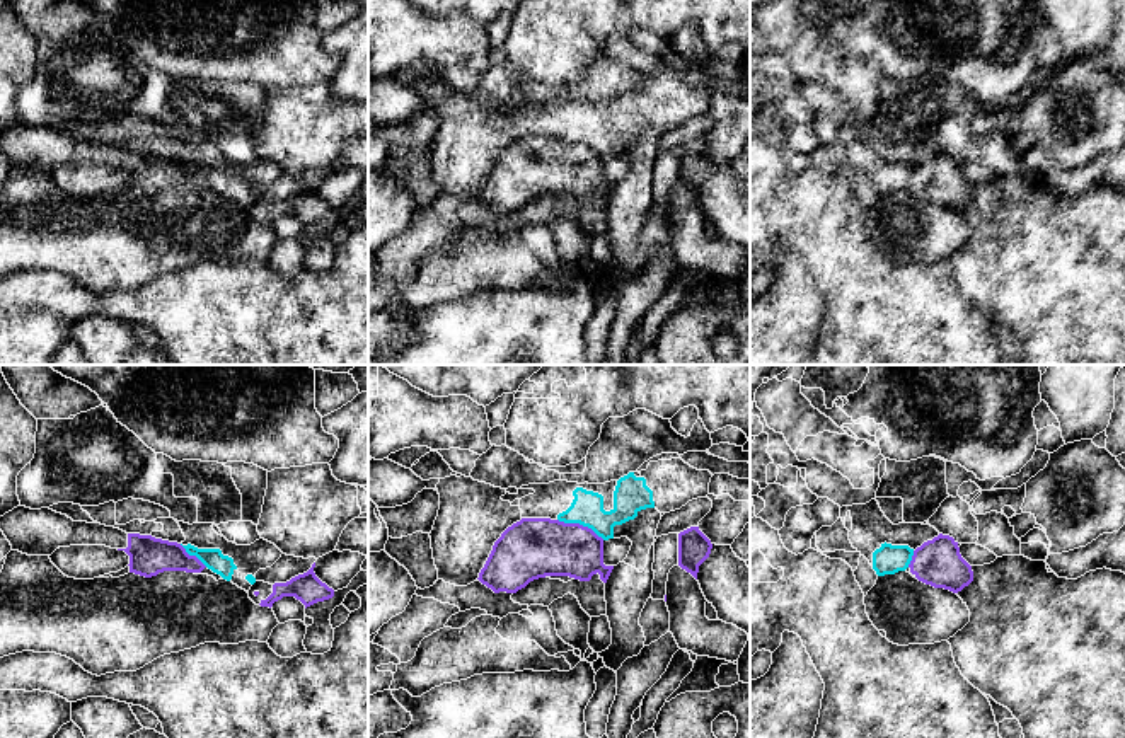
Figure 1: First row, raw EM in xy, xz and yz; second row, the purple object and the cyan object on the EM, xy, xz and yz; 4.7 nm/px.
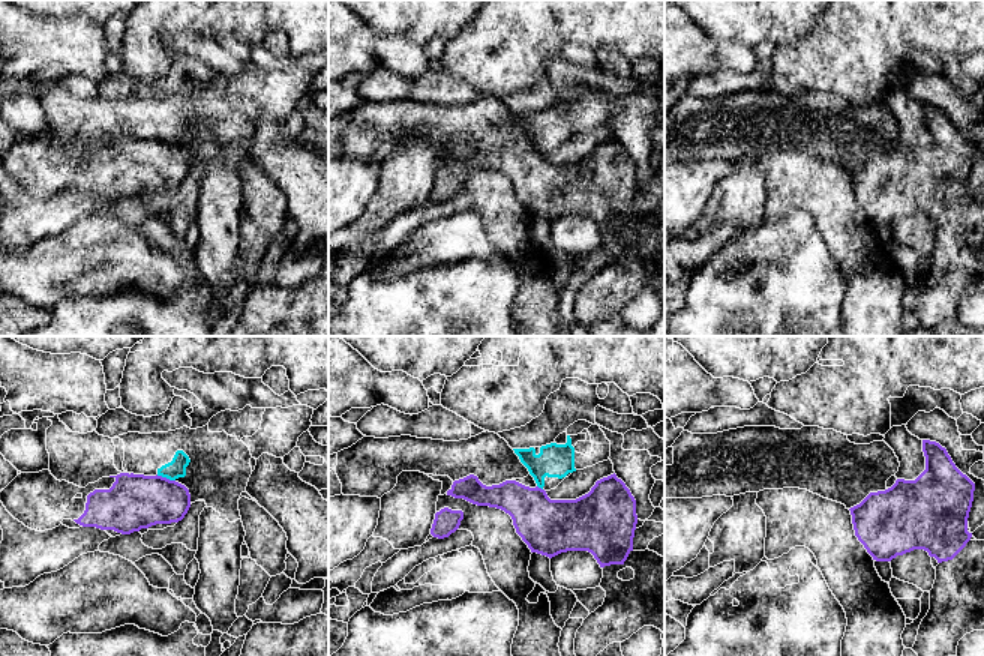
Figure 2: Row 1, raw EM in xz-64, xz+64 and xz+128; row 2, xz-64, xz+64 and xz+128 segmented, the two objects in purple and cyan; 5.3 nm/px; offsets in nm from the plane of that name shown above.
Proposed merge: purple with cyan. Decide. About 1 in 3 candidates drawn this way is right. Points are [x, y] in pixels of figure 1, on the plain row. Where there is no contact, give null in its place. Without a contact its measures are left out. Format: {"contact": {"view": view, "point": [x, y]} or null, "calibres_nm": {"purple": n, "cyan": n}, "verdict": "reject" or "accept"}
{"contact": {"view": "xz", "point": [582, 144]}, "calibres_nm": {"purple": 280, "cyan": 160}, "verdict": "reject"}

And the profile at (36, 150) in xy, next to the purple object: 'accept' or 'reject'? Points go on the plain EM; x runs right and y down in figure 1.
accept

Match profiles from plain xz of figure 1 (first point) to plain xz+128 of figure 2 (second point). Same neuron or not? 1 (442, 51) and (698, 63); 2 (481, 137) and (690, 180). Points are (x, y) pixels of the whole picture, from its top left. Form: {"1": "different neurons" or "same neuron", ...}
{"1": "same neuron", "2": "different neurons"}

